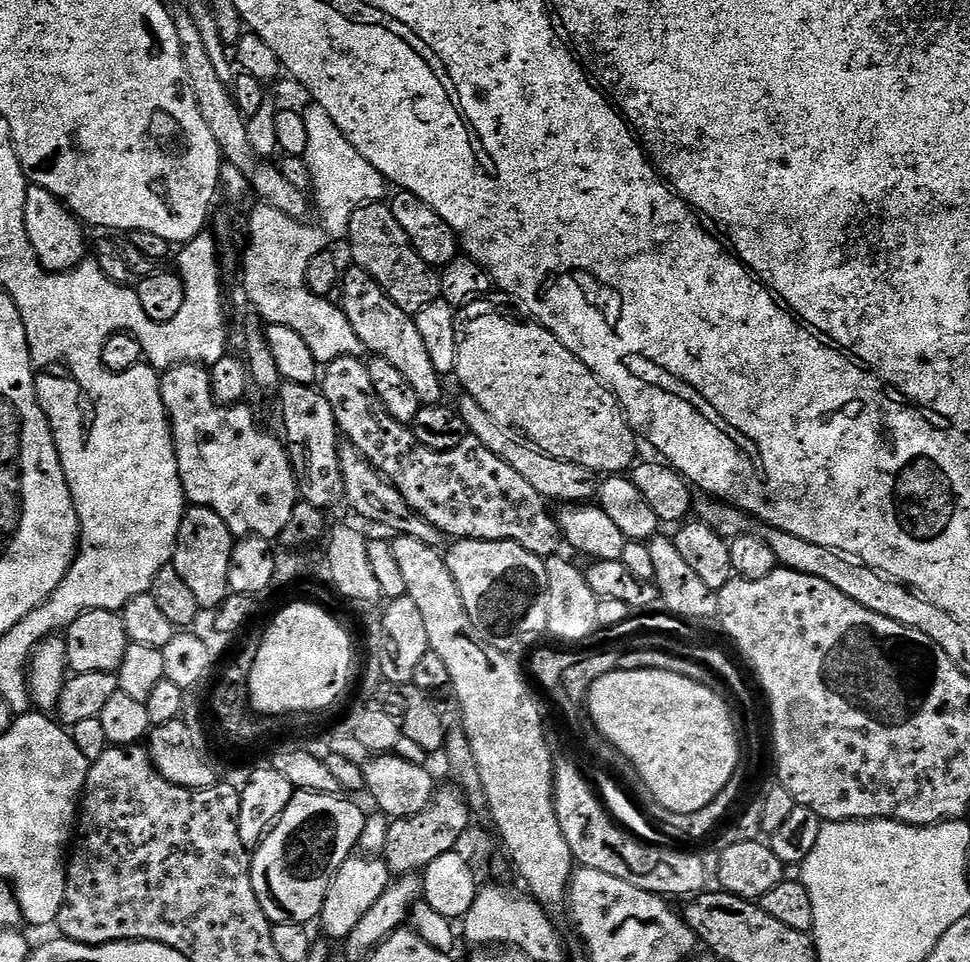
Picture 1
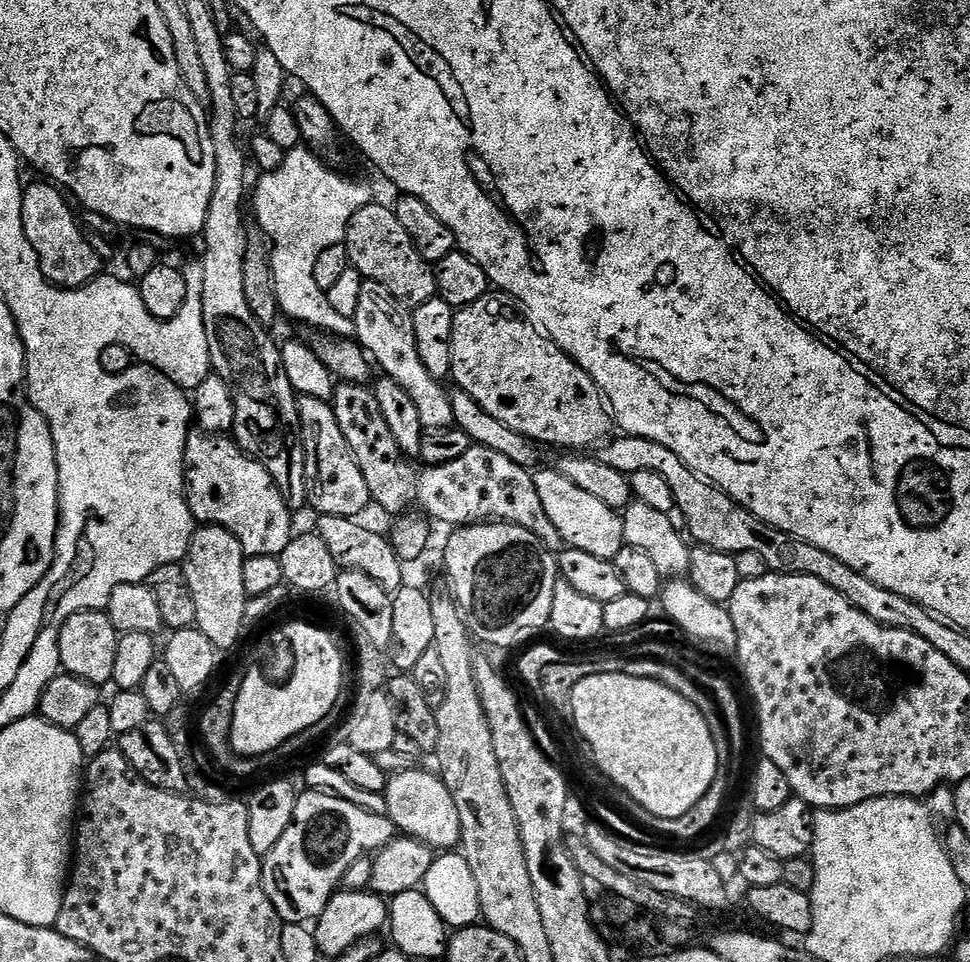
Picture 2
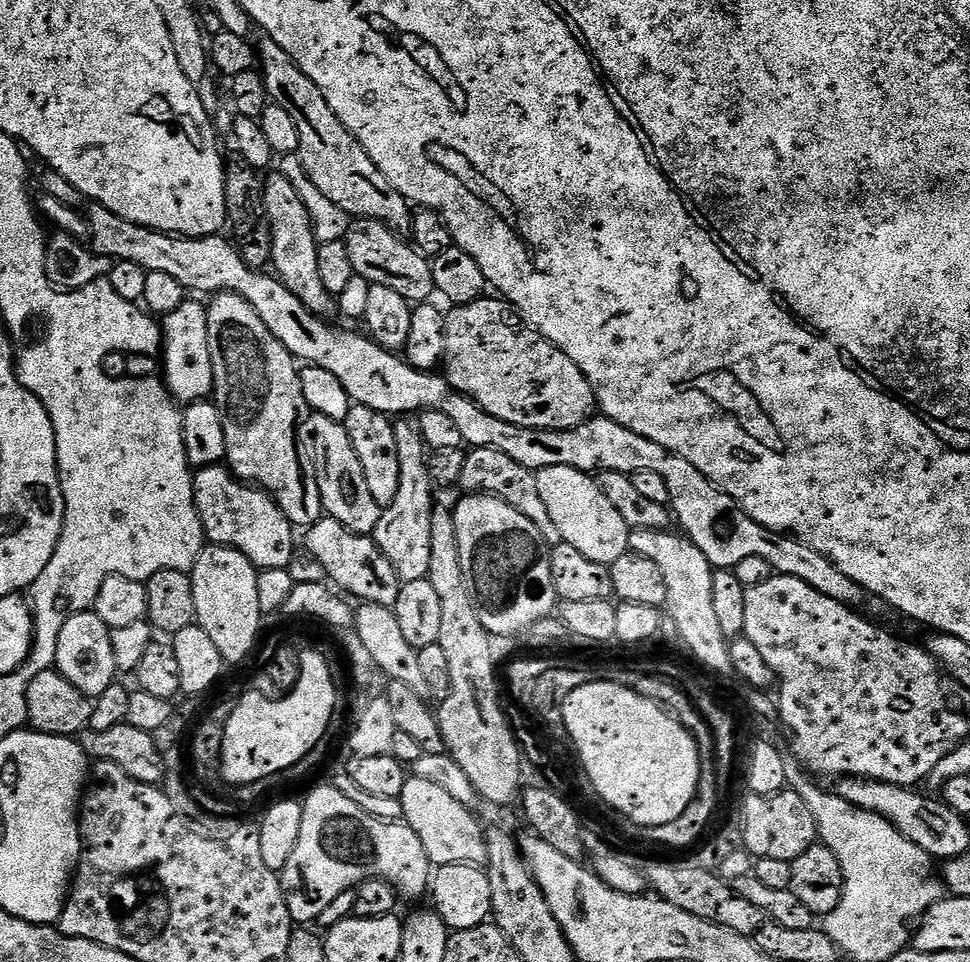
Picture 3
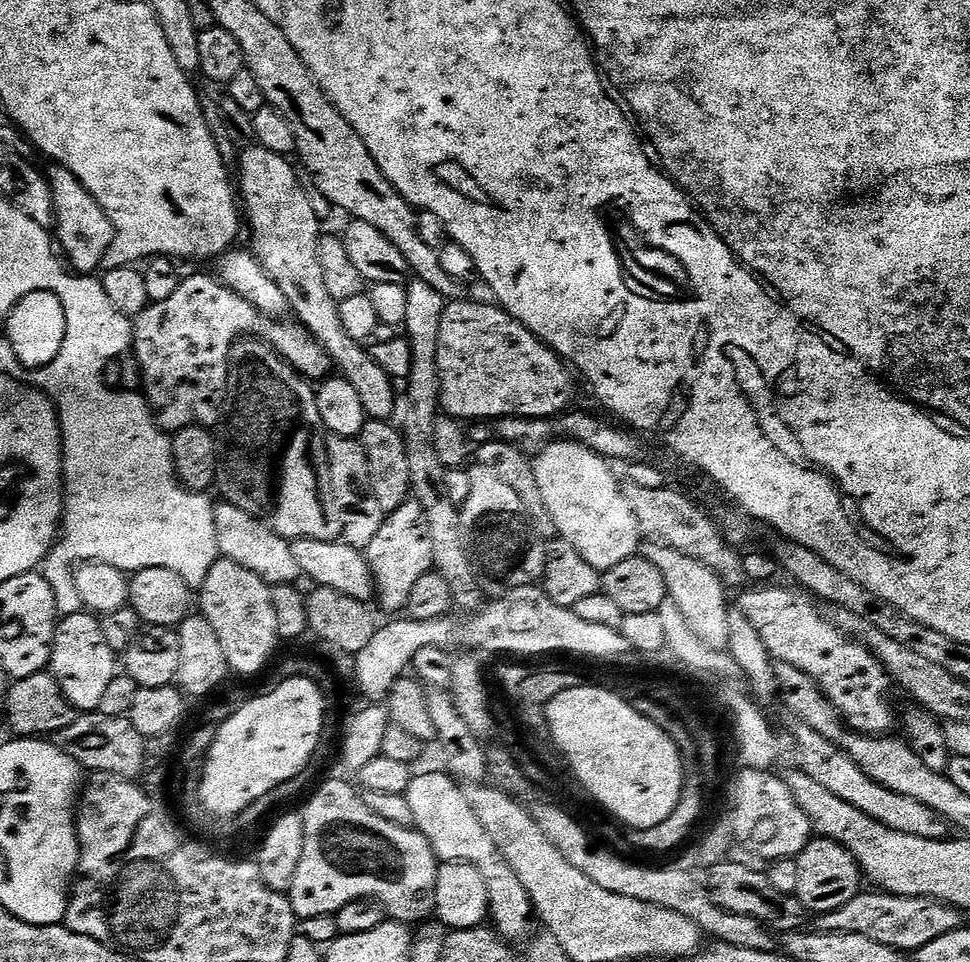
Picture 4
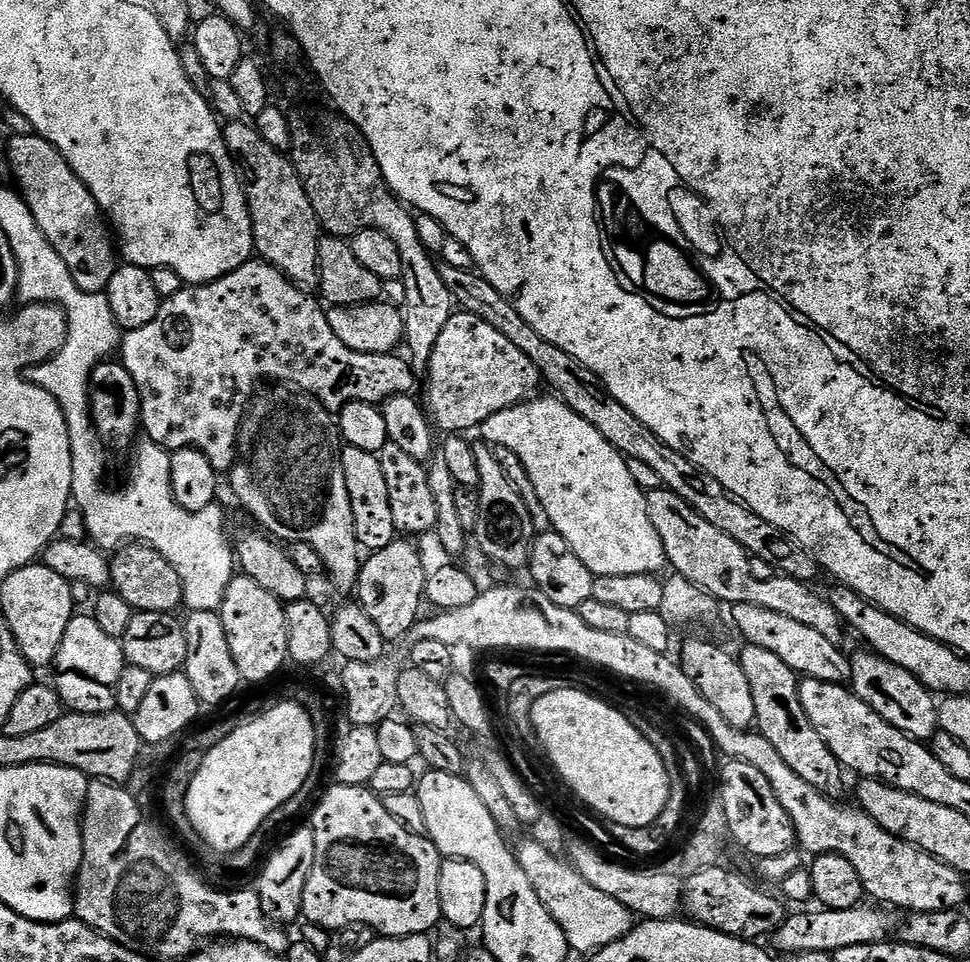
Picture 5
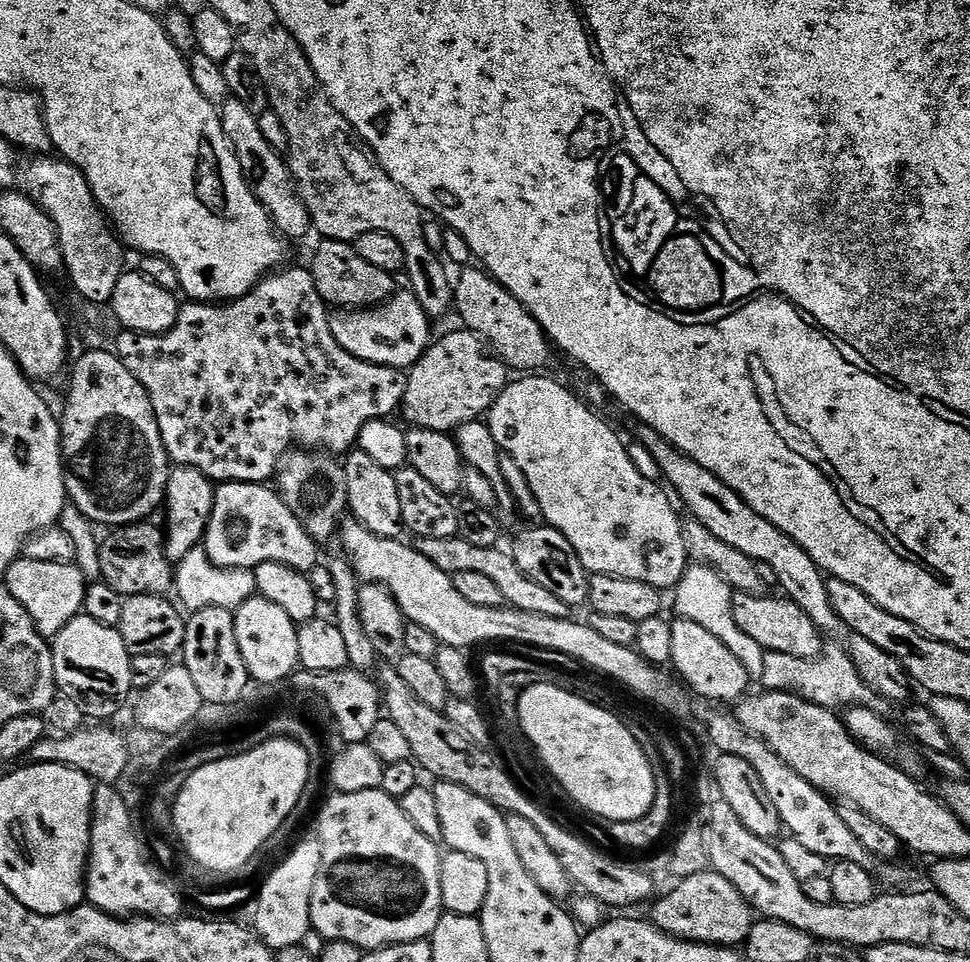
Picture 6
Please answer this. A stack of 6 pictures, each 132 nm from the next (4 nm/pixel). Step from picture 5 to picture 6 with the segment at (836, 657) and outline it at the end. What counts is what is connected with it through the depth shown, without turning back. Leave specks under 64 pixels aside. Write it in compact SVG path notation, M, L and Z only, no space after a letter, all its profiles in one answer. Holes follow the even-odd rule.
M736 592L732 597L734 622L738 622L738 627L749 638L754 638L754 642L758 642L758 646L762 646L765 652L777 652L792 655L798 659L815 660L822 651L820 629L814 626L814 622L810 622L810 618L806 618L806 610L802 610L793 600L772 595L776 594L751 596L745 592Z

